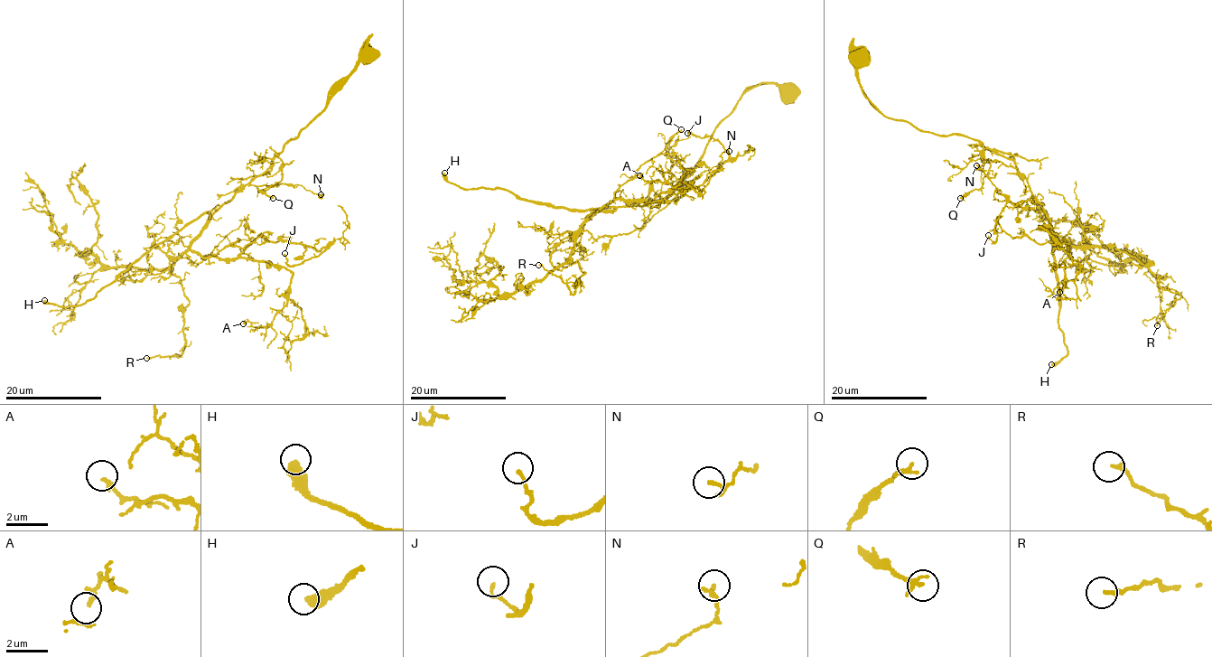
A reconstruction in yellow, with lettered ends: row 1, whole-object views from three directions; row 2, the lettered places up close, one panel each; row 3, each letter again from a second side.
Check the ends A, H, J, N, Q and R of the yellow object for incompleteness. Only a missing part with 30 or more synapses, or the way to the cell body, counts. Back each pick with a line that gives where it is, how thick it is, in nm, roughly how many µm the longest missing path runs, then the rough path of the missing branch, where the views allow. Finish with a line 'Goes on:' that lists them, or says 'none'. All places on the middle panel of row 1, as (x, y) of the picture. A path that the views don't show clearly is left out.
H: (444, 173) | 500 nm | 100 µm | (444, 173), (438, 139), (448, 127), (461, 175), (438, 213), (437, 245), (406, 278)
Goes on: H

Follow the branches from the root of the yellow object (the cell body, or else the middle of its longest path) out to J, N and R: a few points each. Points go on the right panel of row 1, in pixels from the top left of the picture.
J: (859, 59), (859, 86), (886, 117), (1011, 160), (1061, 240), (1030, 198), (1009, 201), (988, 235)
N: (859, 59), (852, 56), (859, 86), (886, 117), (936, 135), (965, 136), (1017, 169), (990, 159), (976, 165)
R: (859, 59), (859, 86), (886, 117), (995, 149), (1059, 239), (1124, 250), (1178, 293), (1157, 325)

